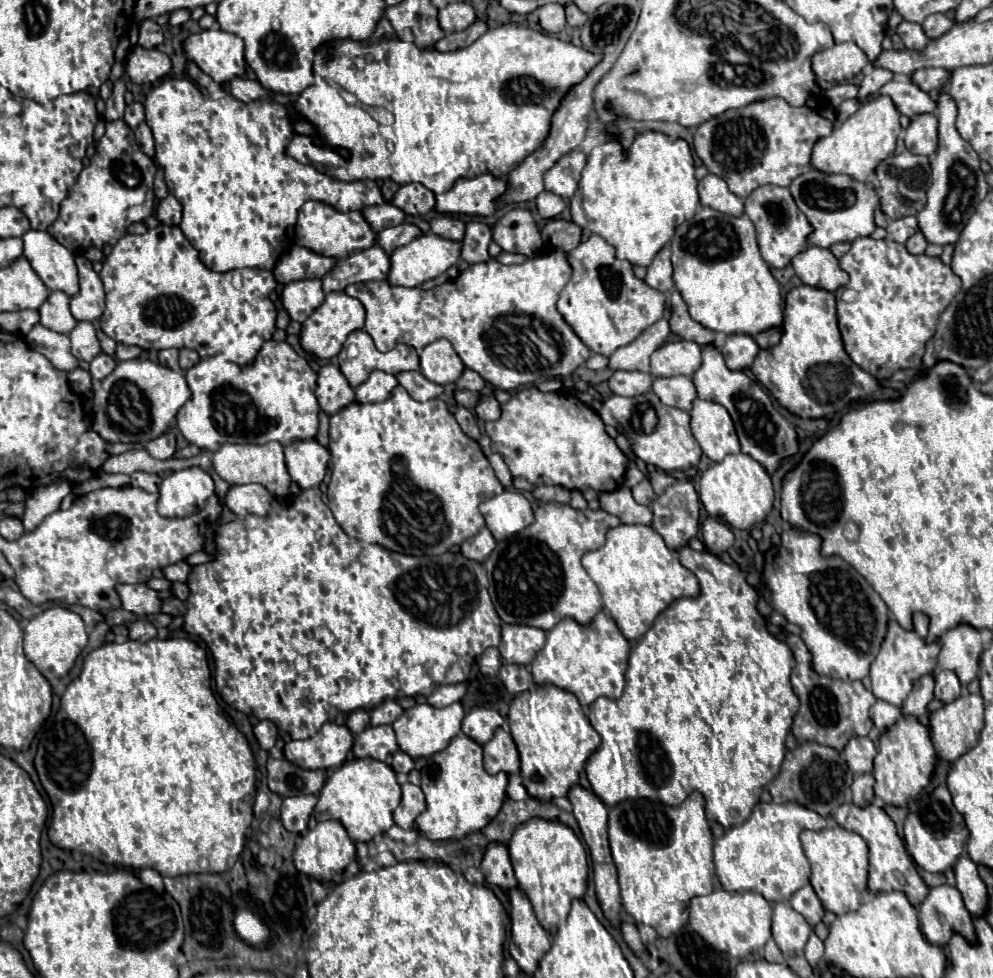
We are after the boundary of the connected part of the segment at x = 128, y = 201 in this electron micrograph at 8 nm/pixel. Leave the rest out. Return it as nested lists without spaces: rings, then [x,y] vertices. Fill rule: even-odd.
[[[124,120],[106,122],[106,134],[100,138],[90,166],[80,172],[78,184],[70,188],[70,196],[62,202],[60,216],[48,232],[74,254],[90,246],[114,246],[126,234],[130,224],[142,222],[154,214],[154,172],[154,160],[140,150],[128,124]]]

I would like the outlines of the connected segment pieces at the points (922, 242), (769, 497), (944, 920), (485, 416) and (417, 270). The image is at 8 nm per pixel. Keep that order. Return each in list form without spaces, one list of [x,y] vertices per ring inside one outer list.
[[[916,232],[914,236],[910,236],[910,240],[906,240],[906,248],[910,254],[924,254],[926,246],[928,246],[928,242],[922,236],[922,232]]]
[[[730,454],[722,462],[712,464],[700,476],[698,496],[706,508],[706,512],[714,520],[722,520],[724,524],[740,530],[748,530],[750,526],[760,524],[772,510],[774,502],[774,488],[772,480],[762,464],[758,464],[748,454]]]
[[[948,884],[930,888],[928,896],[920,904],[920,924],[924,936],[938,946],[946,946],[954,932],[974,940],[972,916],[964,908],[960,892]]]
[[[482,396],[474,410],[480,420],[498,420],[500,416],[500,404],[494,396]]]
[[[424,234],[412,240],[410,244],[396,248],[390,254],[390,272],[388,282],[390,286],[404,286],[404,288],[416,288],[422,286],[426,280],[438,278],[442,272],[446,272],[450,266],[454,266],[460,260],[462,242],[454,242],[436,234]]]

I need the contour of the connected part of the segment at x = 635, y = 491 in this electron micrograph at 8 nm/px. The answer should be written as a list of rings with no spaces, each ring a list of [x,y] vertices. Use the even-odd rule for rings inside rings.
[[[642,480],[640,484],[636,484],[632,488],[632,496],[634,496],[634,500],[638,504],[646,504],[648,506],[648,504],[654,502],[654,490],[652,490],[652,486],[650,486],[648,480]]]

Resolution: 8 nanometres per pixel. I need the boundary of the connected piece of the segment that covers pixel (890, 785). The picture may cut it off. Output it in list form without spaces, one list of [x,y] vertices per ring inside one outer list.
[[[914,716],[900,718],[890,726],[878,742],[878,754],[874,758],[874,792],[890,806],[906,806],[910,798],[918,798],[930,784],[936,764],[936,752],[930,742],[930,732]]]

